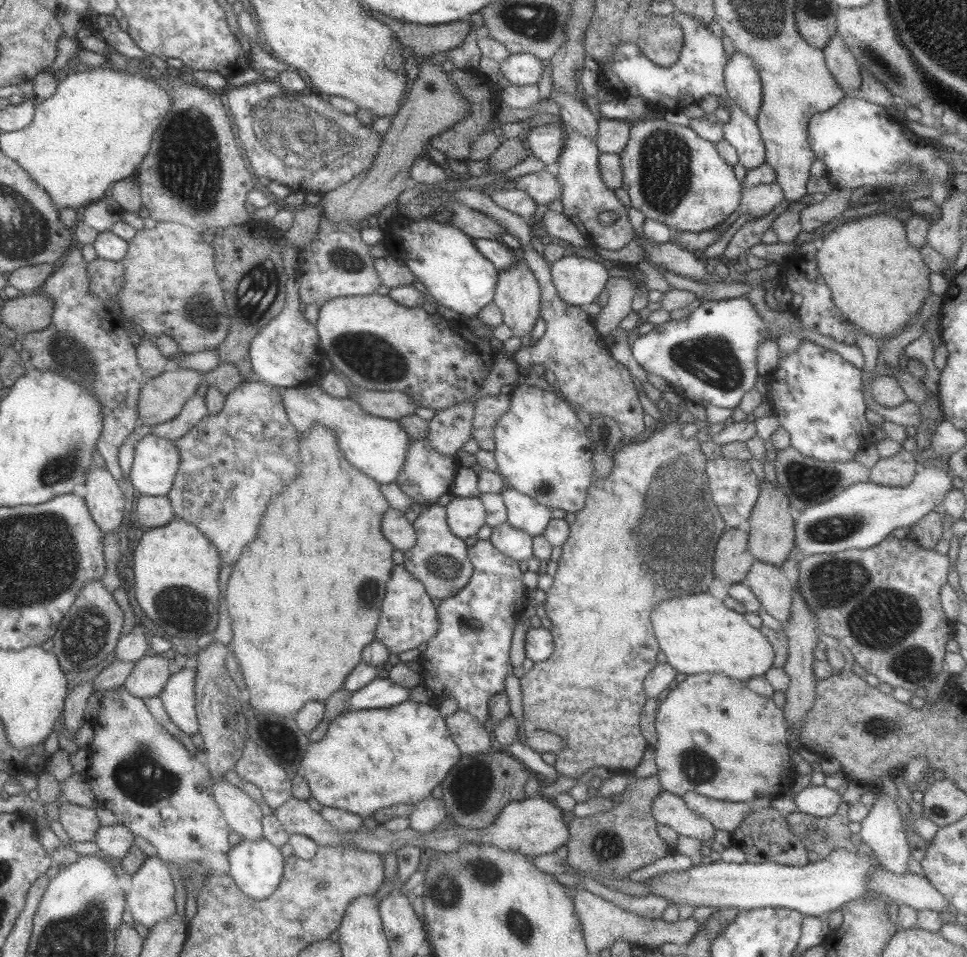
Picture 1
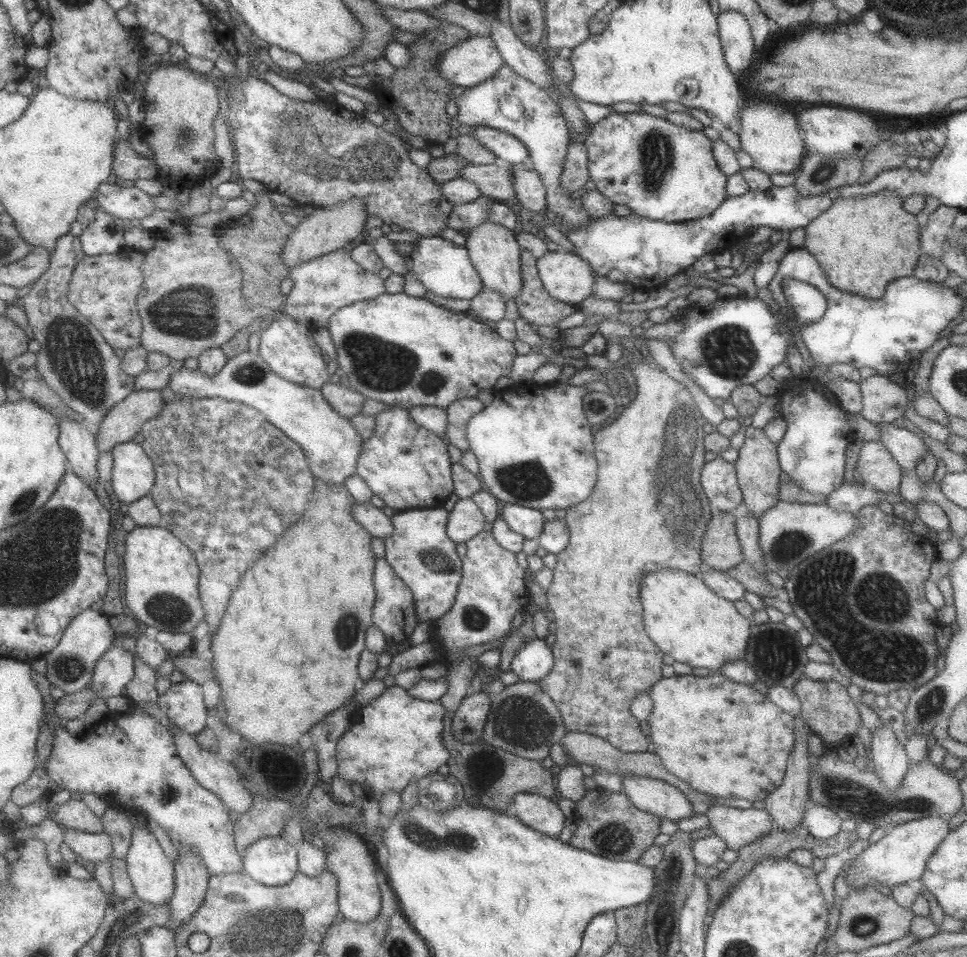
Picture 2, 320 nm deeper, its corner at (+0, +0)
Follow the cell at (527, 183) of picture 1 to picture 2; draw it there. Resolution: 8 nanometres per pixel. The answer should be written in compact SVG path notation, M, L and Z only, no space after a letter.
M501 162L460 167L460 177L476 185L482 196L488 196L499 201L516 198L514 191L514 175L510 164Z

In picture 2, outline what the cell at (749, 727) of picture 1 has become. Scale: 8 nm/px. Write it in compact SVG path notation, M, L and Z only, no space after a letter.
M712 672L708 676L672 676L672 678L662 678L655 682L648 690L648 696L652 699L653 709L647 722L650 724L649 740L655 749L655 753L662 759L668 772L677 776L680 780L687 782L694 790L703 792L713 797L724 796L724 798L746 798L750 802L764 800L771 792L782 784L787 769L790 753L794 748L794 721L791 714L778 708L767 695L762 695L760 691L754 689L752 685L739 683L730 680L719 672Z

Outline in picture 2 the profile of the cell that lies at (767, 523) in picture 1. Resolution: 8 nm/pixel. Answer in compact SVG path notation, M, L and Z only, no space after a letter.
M752 425L746 427L745 441L739 449L738 458L733 463L747 510L756 518L760 518L766 509L772 508L779 501L782 470L778 457L777 444L765 435L763 428Z

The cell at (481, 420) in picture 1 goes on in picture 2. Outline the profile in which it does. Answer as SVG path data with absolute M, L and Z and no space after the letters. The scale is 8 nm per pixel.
M476 397L456 400L449 404L446 409L447 425L443 432L447 443L452 443L461 451L469 450L469 442L466 438L466 425L471 416L478 414L484 404Z

